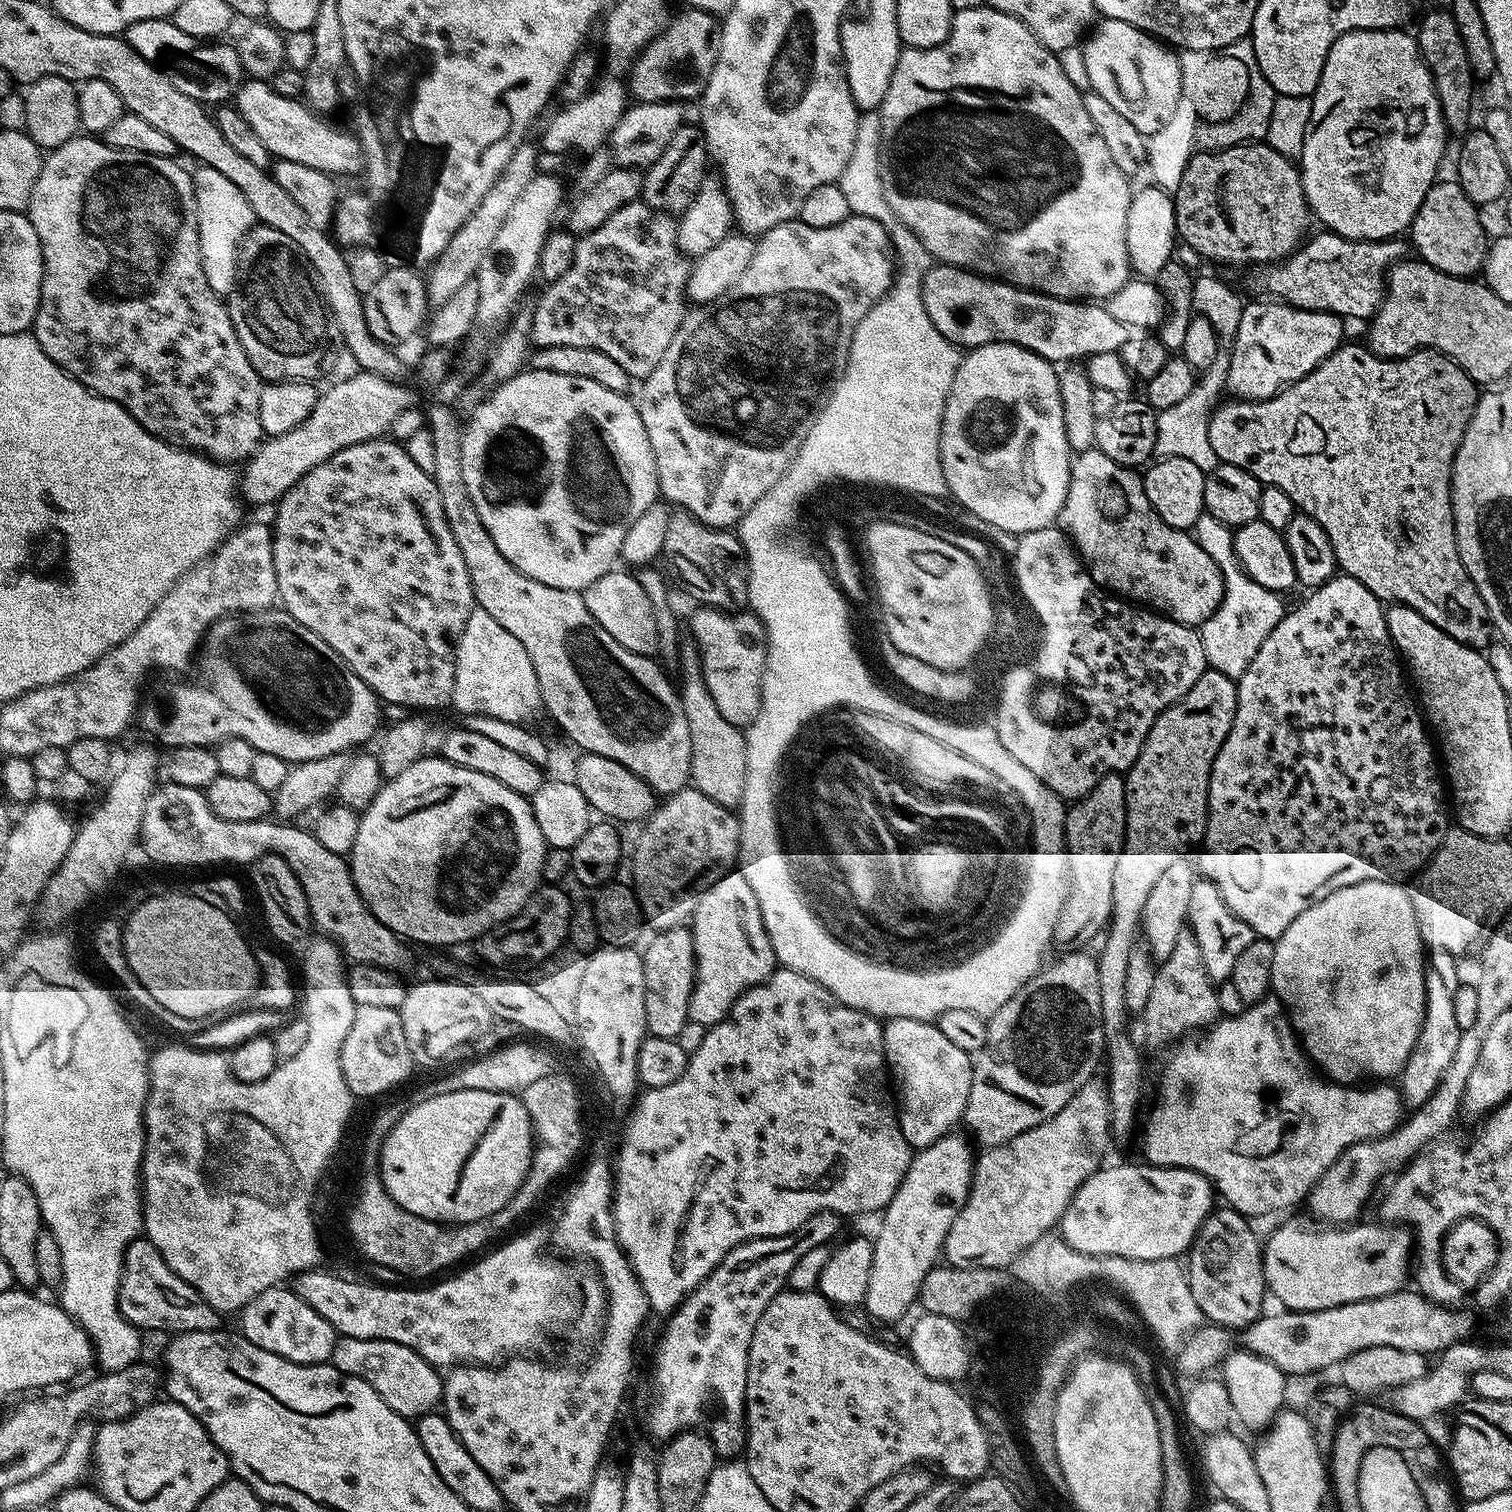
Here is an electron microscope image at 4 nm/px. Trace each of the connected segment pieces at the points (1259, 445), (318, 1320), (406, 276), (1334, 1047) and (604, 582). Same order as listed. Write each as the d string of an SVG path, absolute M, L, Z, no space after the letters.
M1341 344L1340 348L1327 356L1313 372L1288 385L1268 400L1232 398L1229 399L1229 404L1221 403L1208 420L1210 446L1214 446L1214 454L1219 463L1246 470L1254 479L1259 480L1261 485L1269 484L1278 486L1278 490L1286 490L1297 509L1314 518L1314 522L1318 522L1318 526L1326 530L1326 538L1330 538L1330 546L1334 550L1336 567L1343 575L1362 582L1362 586L1366 586L1366 590L1370 590L1370 594L1377 596L1381 602L1387 602L1389 605L1405 604L1406 607L1413 608L1415 612L1422 614L1422 618L1426 618L1431 624L1438 626L1438 630L1450 634L1450 638L1458 642L1473 646L1487 645L1490 640L1490 621L1486 602L1482 602L1482 594L1478 594L1458 554L1452 513L1452 467L1458 454L1458 446L1466 434L1466 426L1472 420L1476 409L1478 385L1464 373L1460 365L1443 352L1421 350L1399 358L1381 358L1371 348L1360 344Z
M277 1286L270 1290L262 1290L262 1294L255 1296L242 1309L238 1319L240 1319L239 1331L247 1340L254 1342L254 1346L262 1346L262 1350L270 1350L290 1362L327 1364L332 1359L332 1351L338 1339L334 1326L330 1326L330 1322L326 1322L326 1318L322 1318L322 1314L318 1314L311 1306L306 1306L306 1302L302 1302L302 1298L298 1298L298 1294L294 1294L291 1287Z
M389 266L379 282L363 293L363 298L366 326L370 326L370 334L374 334L378 342L389 346L406 343L419 328L421 331L425 327L430 315L428 281L425 273L415 272L412 268Z
M1371 880L1334 890L1334 894L1326 894L1322 902L1314 902L1310 910L1302 910L1302 914L1298 914L1298 918L1294 918L1294 922L1290 922L1290 926L1286 926L1286 930L1274 942L1271 991L1290 1013L1292 1027L1296 1029L1296 1035L1309 1060L1327 1079L1337 1084L1355 1085L1357 1082L1367 1081L1364 1080L1367 1076L1373 1076L1371 1079L1376 1082L1388 1082L1399 1077L1414 1050L1414 1042L1418 1042L1418 1034L1424 1021L1426 945L1418 930L1411 891L1404 887L1403 883L1394 880Z
M613 570L602 574L598 582L590 582L583 590L586 610L594 614L594 622L614 638L614 642L626 646L634 654L652 656L657 651L656 643L656 623L654 622L654 610L650 598L646 598L646 593L642 591L642 586L638 586L635 575L631 571L620 572Z

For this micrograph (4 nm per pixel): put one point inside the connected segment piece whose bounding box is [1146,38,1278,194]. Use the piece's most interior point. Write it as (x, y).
(1225, 100)

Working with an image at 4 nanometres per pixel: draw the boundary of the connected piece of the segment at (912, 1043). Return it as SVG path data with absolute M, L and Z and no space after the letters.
M894 1018L884 1024L884 1063L890 1073L891 1079L894 1081L894 1092L898 1097L898 1115L900 1118L900 1129L906 1138L906 1142L913 1150L919 1150L930 1146L934 1142L938 1142L938 1138L949 1135L953 1131L955 1124L961 1123L964 1115L964 1107L968 1104L968 1095L970 1094L970 1082L972 1081L972 1062L973 1057L964 1053L962 1050L954 1046L953 1043L942 1034L935 1023L927 1020L915 1020L914 1018Z

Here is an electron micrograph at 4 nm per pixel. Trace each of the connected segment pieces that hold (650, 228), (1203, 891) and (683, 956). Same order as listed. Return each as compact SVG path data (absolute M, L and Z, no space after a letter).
M639 199L633 204L622 206L622 210L618 210L602 226L598 226L598 230L583 233L576 241L574 262L570 264L570 270L566 270L566 274L562 274L562 278L551 281L545 287L548 289L541 294L540 301L535 301L532 334L530 337L531 343L536 348L582 346L590 350L602 350L602 354L607 354L610 358L614 358L614 362L618 362L618 366L622 366L622 370L626 370L628 377L636 378L637 376L637 378L643 378L649 376L654 370L654 366L658 366L658 362L662 362L662 354L666 354L666 350L670 347L670 342L674 338L678 326L682 323L686 315L684 304L686 305L688 275L692 270L692 266L690 257L678 246L676 226L677 221L669 213L659 212L657 208L652 208L649 204L644 203L643 199Z
M1197 878L1190 890L1190 906L1188 907L1187 927L1191 928L1198 942L1198 950L1202 950L1202 966L1206 966L1206 974L1214 982L1231 981L1232 971L1242 950L1250 946L1254 938L1250 926L1242 922L1226 906L1222 894L1218 894L1218 886L1214 882Z
M679 924L662 928L642 948L642 974L646 978L646 1026L648 1036L674 1040L686 1026L690 1010L690 994L696 981L696 955L691 927Z

